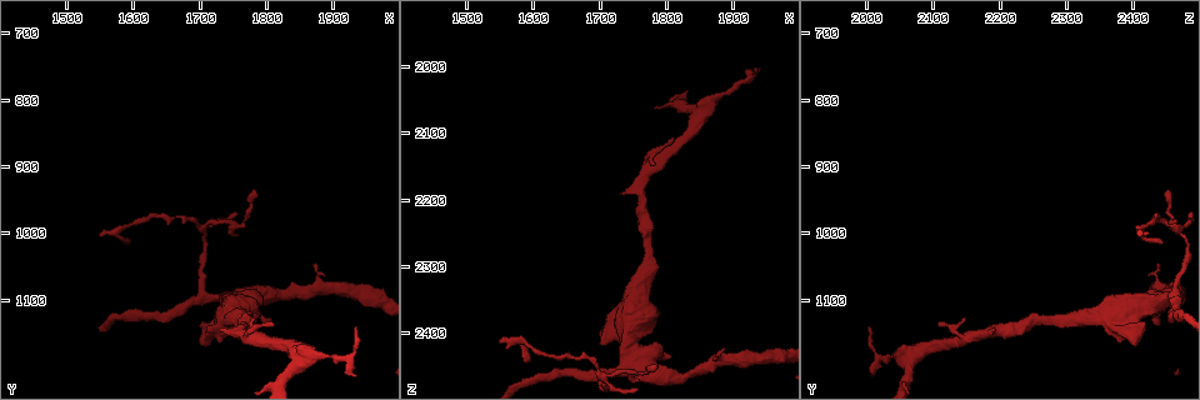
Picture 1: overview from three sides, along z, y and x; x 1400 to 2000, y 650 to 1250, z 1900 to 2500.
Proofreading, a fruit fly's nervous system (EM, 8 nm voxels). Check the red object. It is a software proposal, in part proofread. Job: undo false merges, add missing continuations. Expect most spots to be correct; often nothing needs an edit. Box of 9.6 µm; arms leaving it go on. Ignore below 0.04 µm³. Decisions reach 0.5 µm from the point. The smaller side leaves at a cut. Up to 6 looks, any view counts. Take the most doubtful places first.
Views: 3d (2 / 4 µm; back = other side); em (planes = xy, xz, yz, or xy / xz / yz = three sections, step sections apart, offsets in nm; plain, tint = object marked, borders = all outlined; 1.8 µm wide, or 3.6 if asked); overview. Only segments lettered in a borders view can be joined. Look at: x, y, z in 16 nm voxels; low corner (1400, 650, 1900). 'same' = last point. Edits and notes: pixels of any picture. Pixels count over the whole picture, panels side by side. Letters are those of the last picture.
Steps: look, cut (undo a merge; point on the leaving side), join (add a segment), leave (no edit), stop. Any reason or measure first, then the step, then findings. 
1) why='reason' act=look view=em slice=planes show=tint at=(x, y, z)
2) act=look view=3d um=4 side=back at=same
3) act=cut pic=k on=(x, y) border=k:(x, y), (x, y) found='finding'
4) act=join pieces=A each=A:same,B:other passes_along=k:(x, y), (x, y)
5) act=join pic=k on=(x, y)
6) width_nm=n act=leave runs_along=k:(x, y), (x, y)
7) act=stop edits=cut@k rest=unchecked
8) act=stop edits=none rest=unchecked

why='branch stops here' act=look view=3d um=2 side=back at=(1935, 1215, 2005)

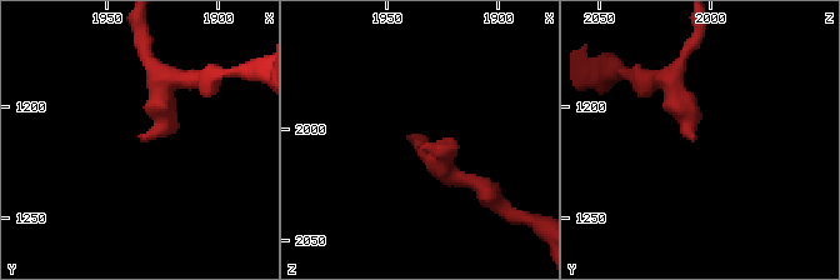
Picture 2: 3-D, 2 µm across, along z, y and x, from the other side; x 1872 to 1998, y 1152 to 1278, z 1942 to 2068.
act=look view=em slice=planes show=borders at=(1933, 1216, 2006)

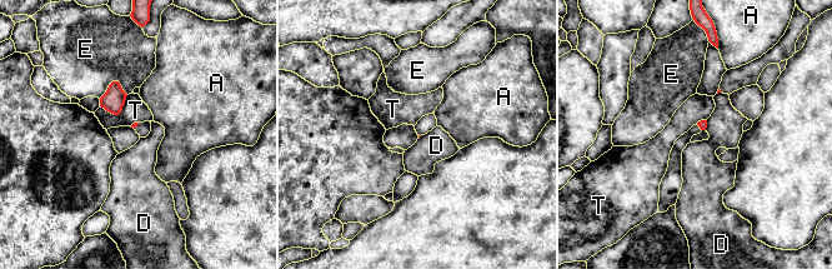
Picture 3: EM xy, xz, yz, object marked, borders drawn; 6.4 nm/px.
act=leave each=A:other,D:other,E:other,T:other border=3:(128, 95), (118, 114), (100, 106) found='no lettered segment goes on from it'

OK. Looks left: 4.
why='an open end' act=look view=em slice=xy step=4 show=tint at=(1810, 1130, 2435)

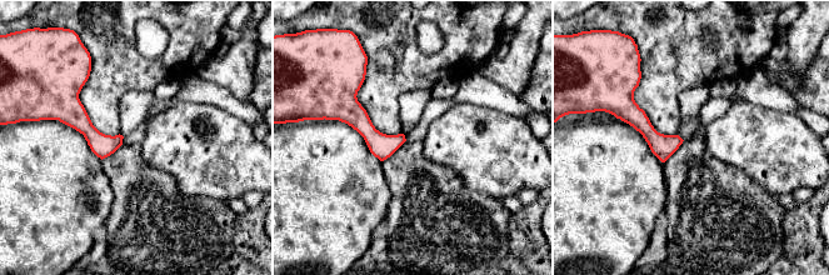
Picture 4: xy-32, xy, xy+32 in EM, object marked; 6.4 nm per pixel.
act=look view=em slice=planes show=borders at=same

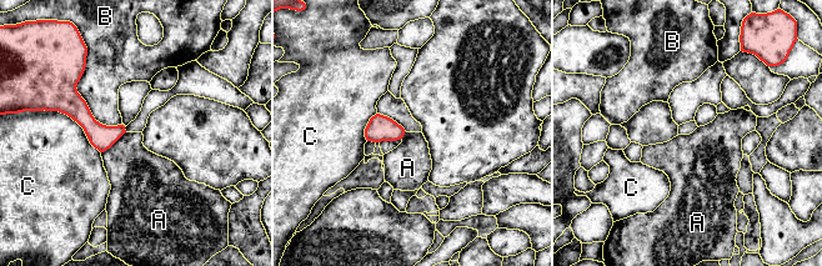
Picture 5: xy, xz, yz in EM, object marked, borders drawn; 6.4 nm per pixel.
act=leave each=A:other,B:other,C:other border=5:(125, 131), (101, 152) found='no lettered segment goes on from it'

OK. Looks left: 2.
act=stop edits=none rest=unchecked

